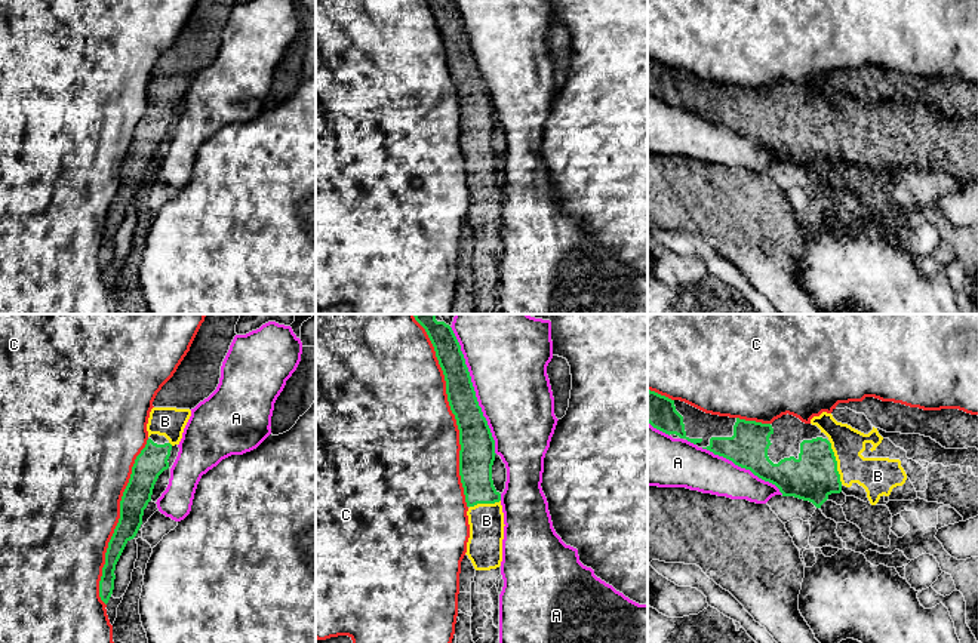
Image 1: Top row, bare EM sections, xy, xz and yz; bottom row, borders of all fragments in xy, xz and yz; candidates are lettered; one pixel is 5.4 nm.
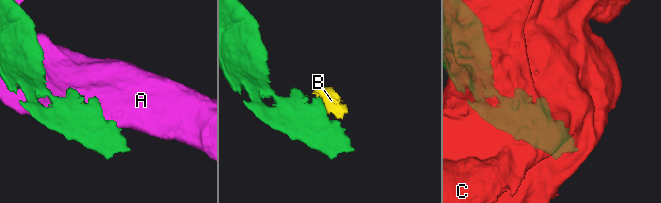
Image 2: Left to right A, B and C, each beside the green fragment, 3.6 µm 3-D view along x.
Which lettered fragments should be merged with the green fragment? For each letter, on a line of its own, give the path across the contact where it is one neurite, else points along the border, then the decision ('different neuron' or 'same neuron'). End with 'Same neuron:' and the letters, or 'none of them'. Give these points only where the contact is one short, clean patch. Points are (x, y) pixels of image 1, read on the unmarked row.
A: different neuron
B: runs through yz (814, 144), (824, 134), (836, 131), (877, 144); same neuron
C: different neuron
Same neuron: B

